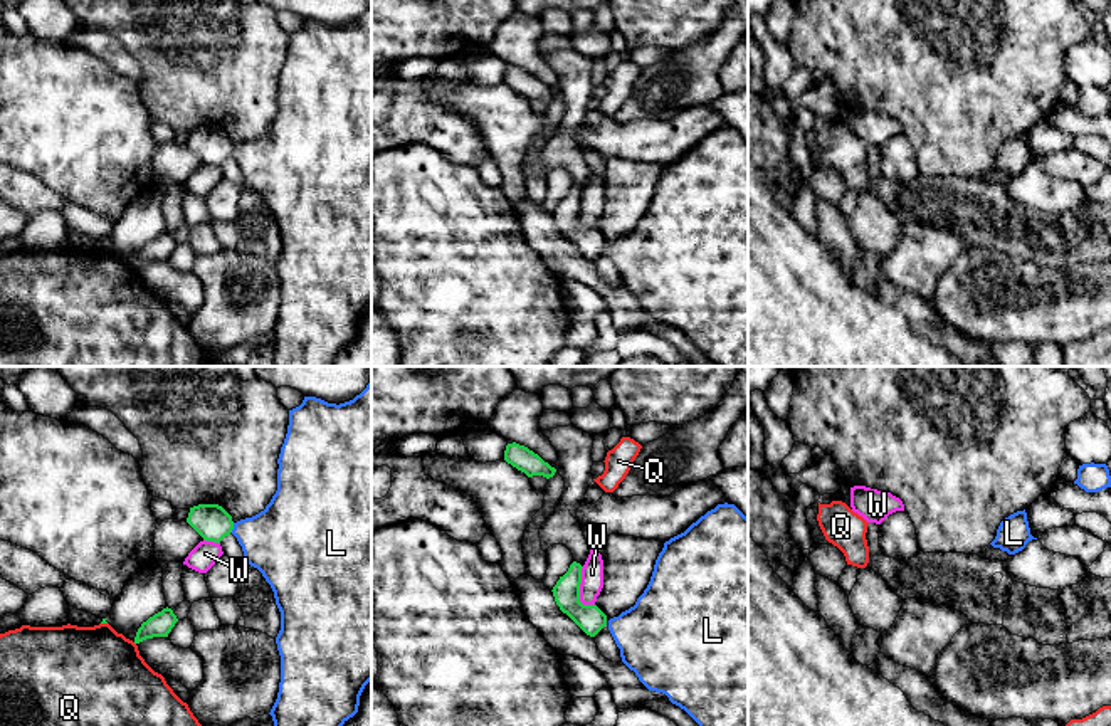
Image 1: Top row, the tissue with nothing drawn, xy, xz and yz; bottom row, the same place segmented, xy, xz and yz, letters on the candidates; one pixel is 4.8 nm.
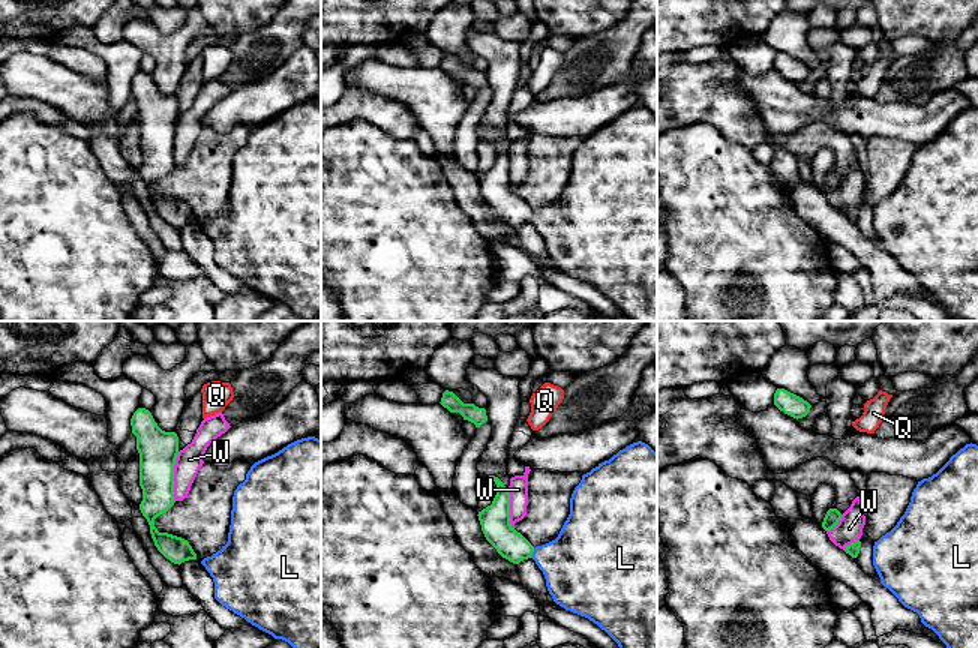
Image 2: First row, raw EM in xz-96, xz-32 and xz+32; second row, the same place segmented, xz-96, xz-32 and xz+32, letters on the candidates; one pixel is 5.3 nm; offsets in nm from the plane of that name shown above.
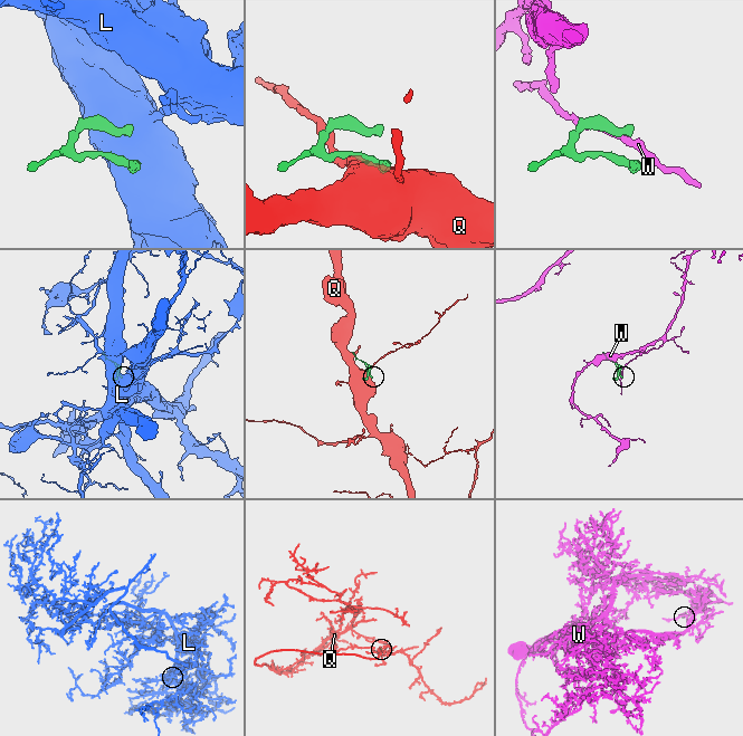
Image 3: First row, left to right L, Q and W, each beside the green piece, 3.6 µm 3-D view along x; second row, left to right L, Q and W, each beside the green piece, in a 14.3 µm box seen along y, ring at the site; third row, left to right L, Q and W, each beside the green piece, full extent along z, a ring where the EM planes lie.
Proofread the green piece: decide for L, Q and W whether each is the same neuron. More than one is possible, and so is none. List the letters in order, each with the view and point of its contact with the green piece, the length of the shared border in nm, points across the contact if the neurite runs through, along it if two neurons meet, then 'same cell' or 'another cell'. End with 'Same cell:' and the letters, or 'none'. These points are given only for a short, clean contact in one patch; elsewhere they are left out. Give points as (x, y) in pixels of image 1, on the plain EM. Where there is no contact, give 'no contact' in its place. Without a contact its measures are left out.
L: meets green in xy at (232, 152); contact 50 nm long; runs through xy (210, 145), (232, 152), (283, 165); same cell
Q: meets green in xy at (105, 246); contact 30 nm long; another cell
W: meets green in xz at (579, 214); contact 200 nm long; another cell
Same cell: L

